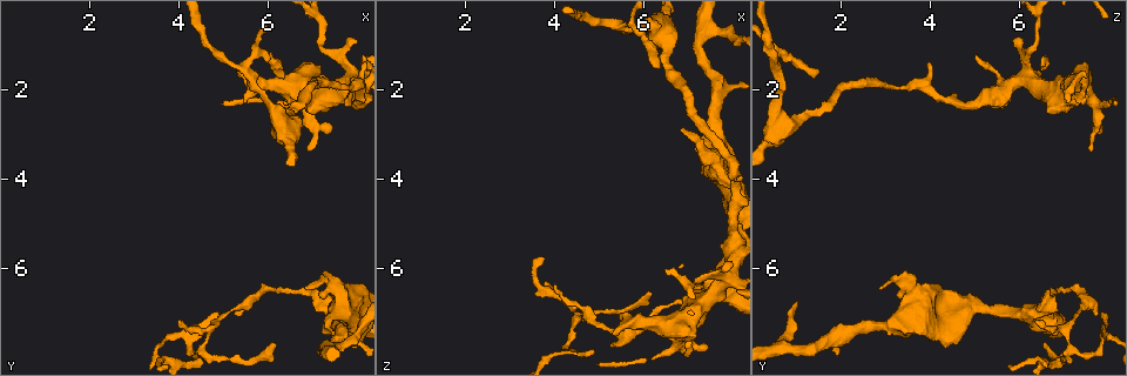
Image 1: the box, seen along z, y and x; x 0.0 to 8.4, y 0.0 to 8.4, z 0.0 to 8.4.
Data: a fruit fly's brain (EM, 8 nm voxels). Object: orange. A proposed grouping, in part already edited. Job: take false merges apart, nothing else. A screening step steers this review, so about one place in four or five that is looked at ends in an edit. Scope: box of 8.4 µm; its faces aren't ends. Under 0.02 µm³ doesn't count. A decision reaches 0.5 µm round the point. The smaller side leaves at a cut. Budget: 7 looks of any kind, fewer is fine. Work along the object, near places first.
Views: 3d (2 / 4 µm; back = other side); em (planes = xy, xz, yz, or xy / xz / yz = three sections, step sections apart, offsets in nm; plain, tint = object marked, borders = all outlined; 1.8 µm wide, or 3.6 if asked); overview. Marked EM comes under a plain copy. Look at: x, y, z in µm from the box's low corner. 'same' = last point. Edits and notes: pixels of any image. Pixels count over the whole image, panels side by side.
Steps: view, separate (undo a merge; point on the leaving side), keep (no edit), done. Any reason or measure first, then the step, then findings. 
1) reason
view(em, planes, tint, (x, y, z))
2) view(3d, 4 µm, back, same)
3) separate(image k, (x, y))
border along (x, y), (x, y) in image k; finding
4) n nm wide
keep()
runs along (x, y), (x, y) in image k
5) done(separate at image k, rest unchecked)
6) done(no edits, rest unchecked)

view(3d, 2 µm, back, (4.55, 7.80, 7.15))

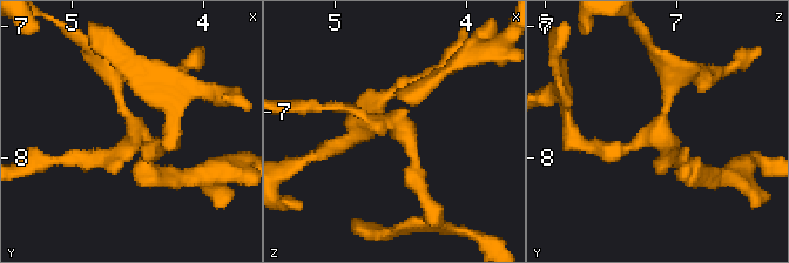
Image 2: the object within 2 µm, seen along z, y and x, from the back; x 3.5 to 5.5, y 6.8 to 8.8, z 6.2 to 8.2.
view(em, xy, step 4, tint, (4.52, 7.76, 7.14))

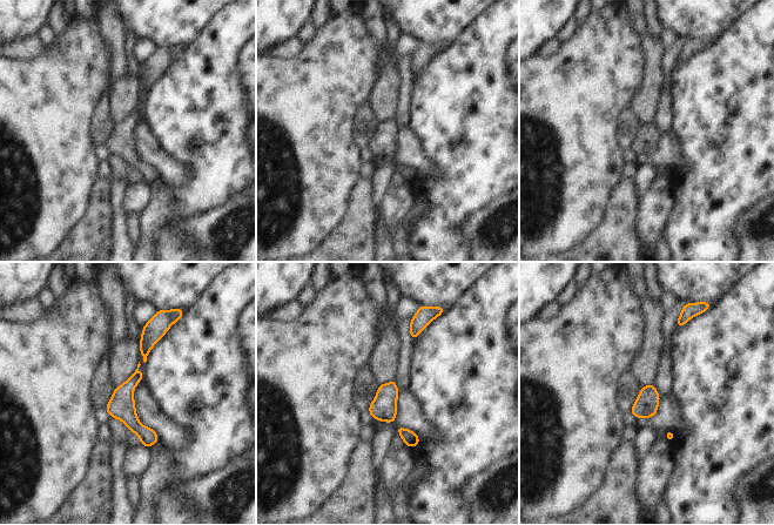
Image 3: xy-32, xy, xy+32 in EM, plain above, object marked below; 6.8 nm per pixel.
view(em, planes, tint, same)

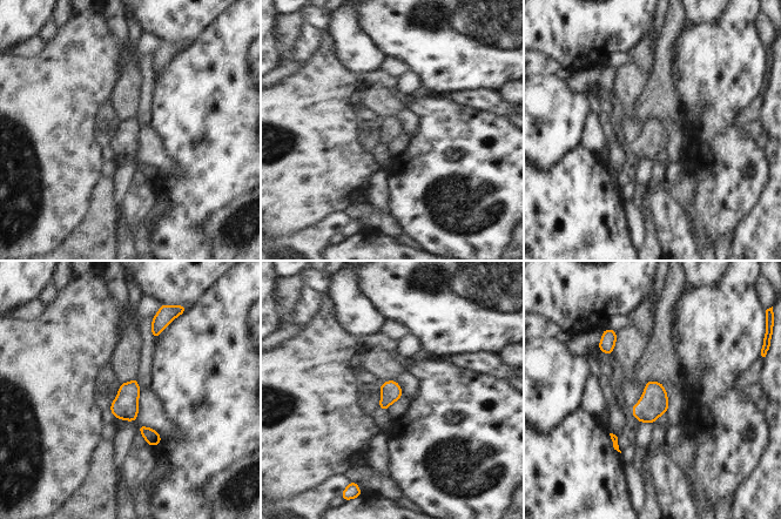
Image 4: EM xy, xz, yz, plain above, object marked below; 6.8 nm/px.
140 nm wide
keep()
continuous, no second neuron

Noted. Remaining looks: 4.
sudden change in width
view(em, xy, step 16, tint, (7.95, 1.85, 6.20))

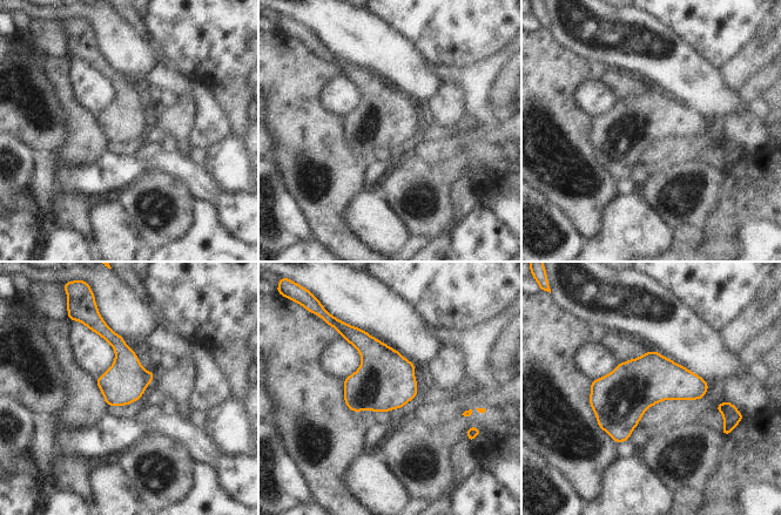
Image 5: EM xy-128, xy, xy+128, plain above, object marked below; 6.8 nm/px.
view(em, planes, tint, same)

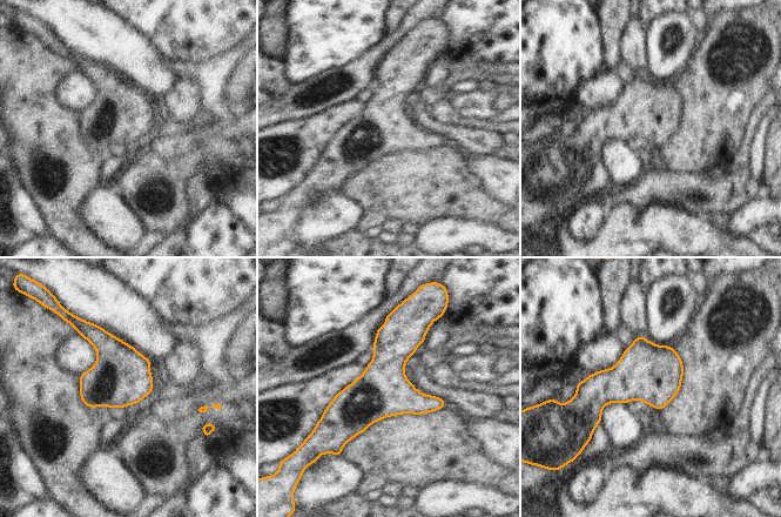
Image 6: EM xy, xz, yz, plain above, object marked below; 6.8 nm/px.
360 nm wide
keep()
runs along (395, 319), (383, 382), (342, 441) in image 6; one neuron here

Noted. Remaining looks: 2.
view(em, xy, step 4, tint, (7.40, 7.75, 0.70))

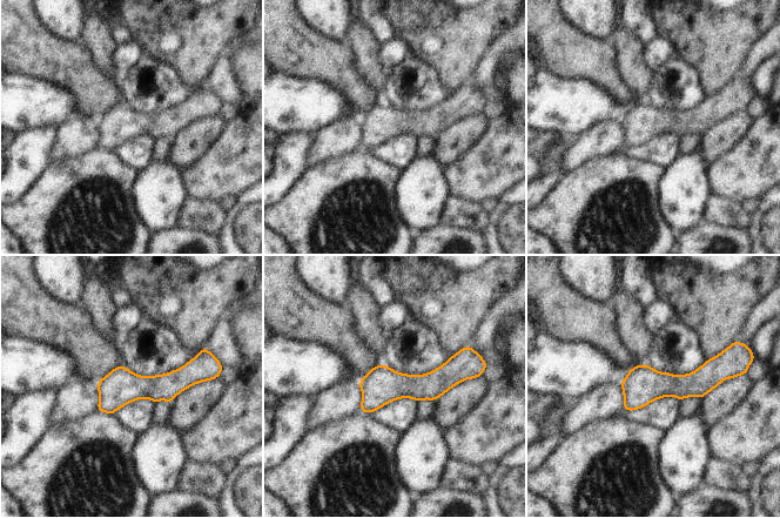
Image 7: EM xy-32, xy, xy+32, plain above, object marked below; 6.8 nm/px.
keep()
runs along (464, 374), (387, 385), (363, 408) in image 7; continuous, no second neuron

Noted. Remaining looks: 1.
done(no edits, rest unchecked)

